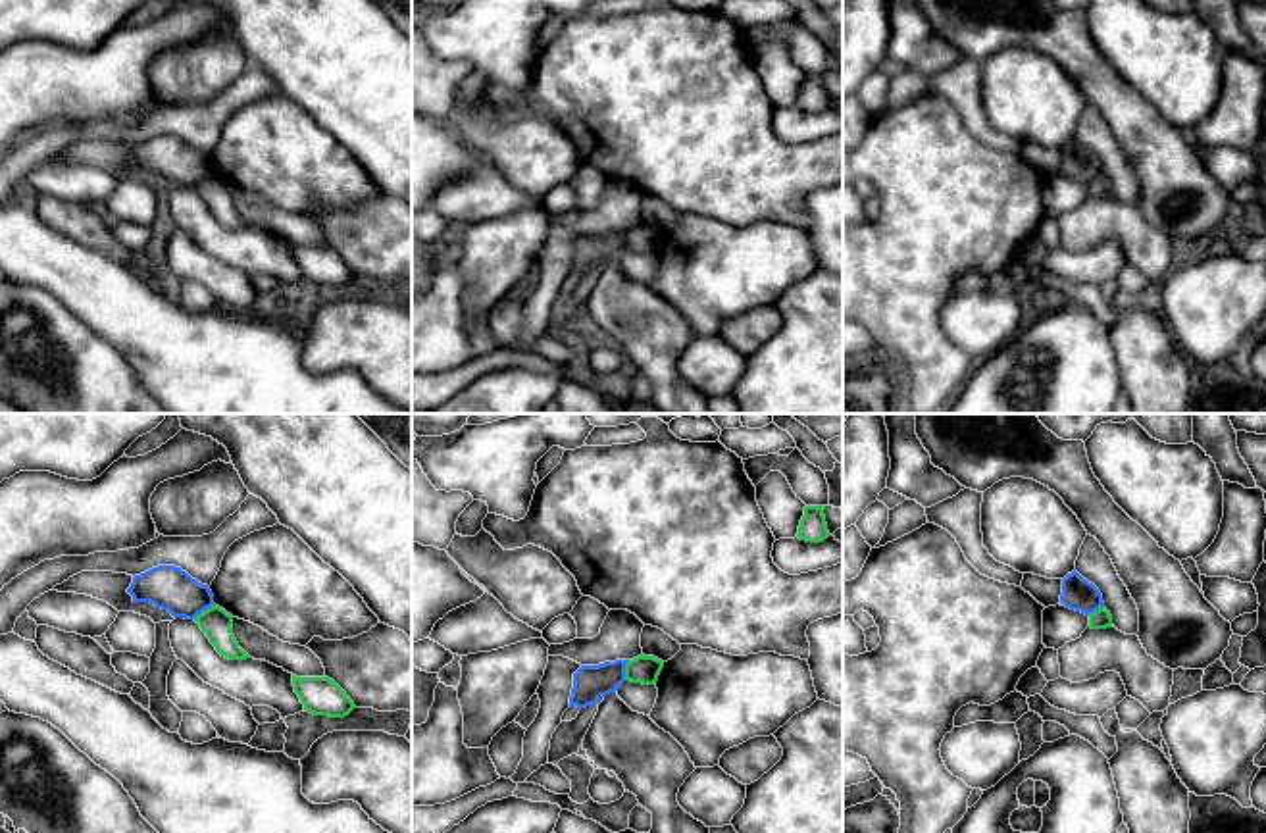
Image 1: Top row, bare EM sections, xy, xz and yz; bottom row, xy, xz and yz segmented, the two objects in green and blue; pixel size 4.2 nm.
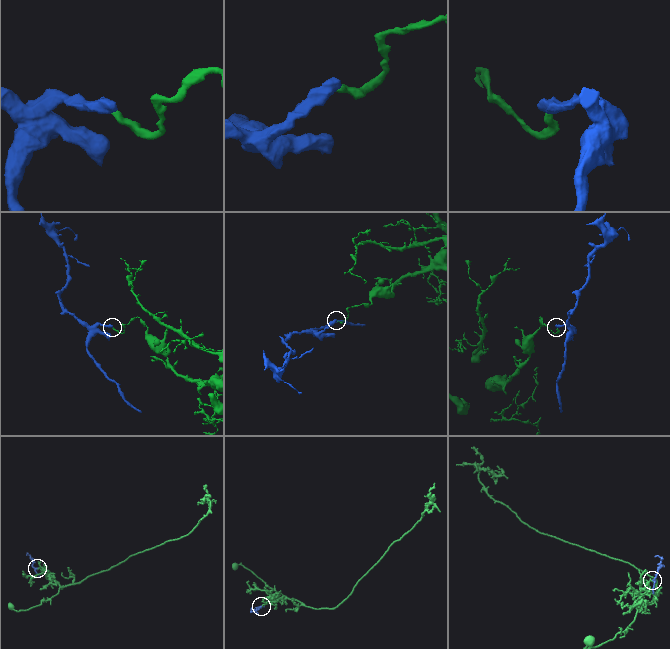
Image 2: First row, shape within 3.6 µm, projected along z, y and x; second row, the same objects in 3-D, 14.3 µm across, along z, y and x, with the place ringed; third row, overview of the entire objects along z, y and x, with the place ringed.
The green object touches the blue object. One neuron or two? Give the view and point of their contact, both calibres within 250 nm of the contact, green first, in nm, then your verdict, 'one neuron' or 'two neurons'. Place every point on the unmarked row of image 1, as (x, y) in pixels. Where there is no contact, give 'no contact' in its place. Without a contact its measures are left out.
contact xy (204, 179); calibres 120 and 190 nm; two neurons

